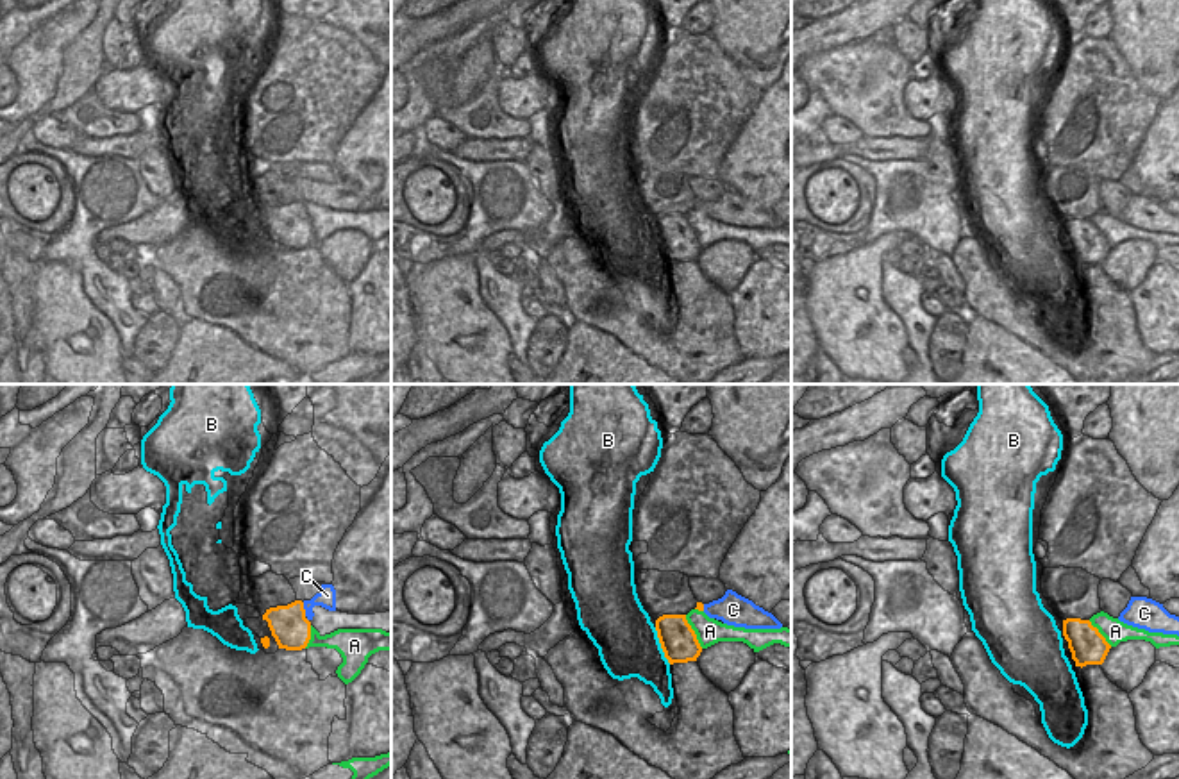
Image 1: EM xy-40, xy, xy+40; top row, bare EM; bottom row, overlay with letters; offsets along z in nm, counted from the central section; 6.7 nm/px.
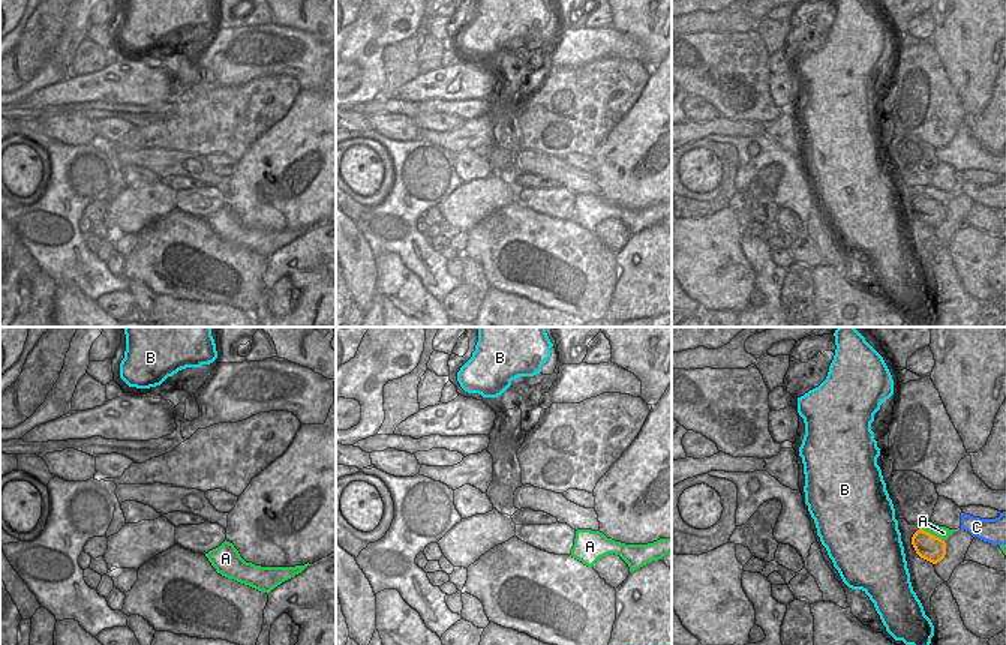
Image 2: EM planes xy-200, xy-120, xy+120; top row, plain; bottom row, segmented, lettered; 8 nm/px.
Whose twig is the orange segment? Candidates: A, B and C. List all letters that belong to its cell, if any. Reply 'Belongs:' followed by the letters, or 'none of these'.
Belongs: none of these

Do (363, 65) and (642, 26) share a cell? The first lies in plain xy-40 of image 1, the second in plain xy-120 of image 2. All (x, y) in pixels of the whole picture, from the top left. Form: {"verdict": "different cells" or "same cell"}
{"verdict": "same cell"}

